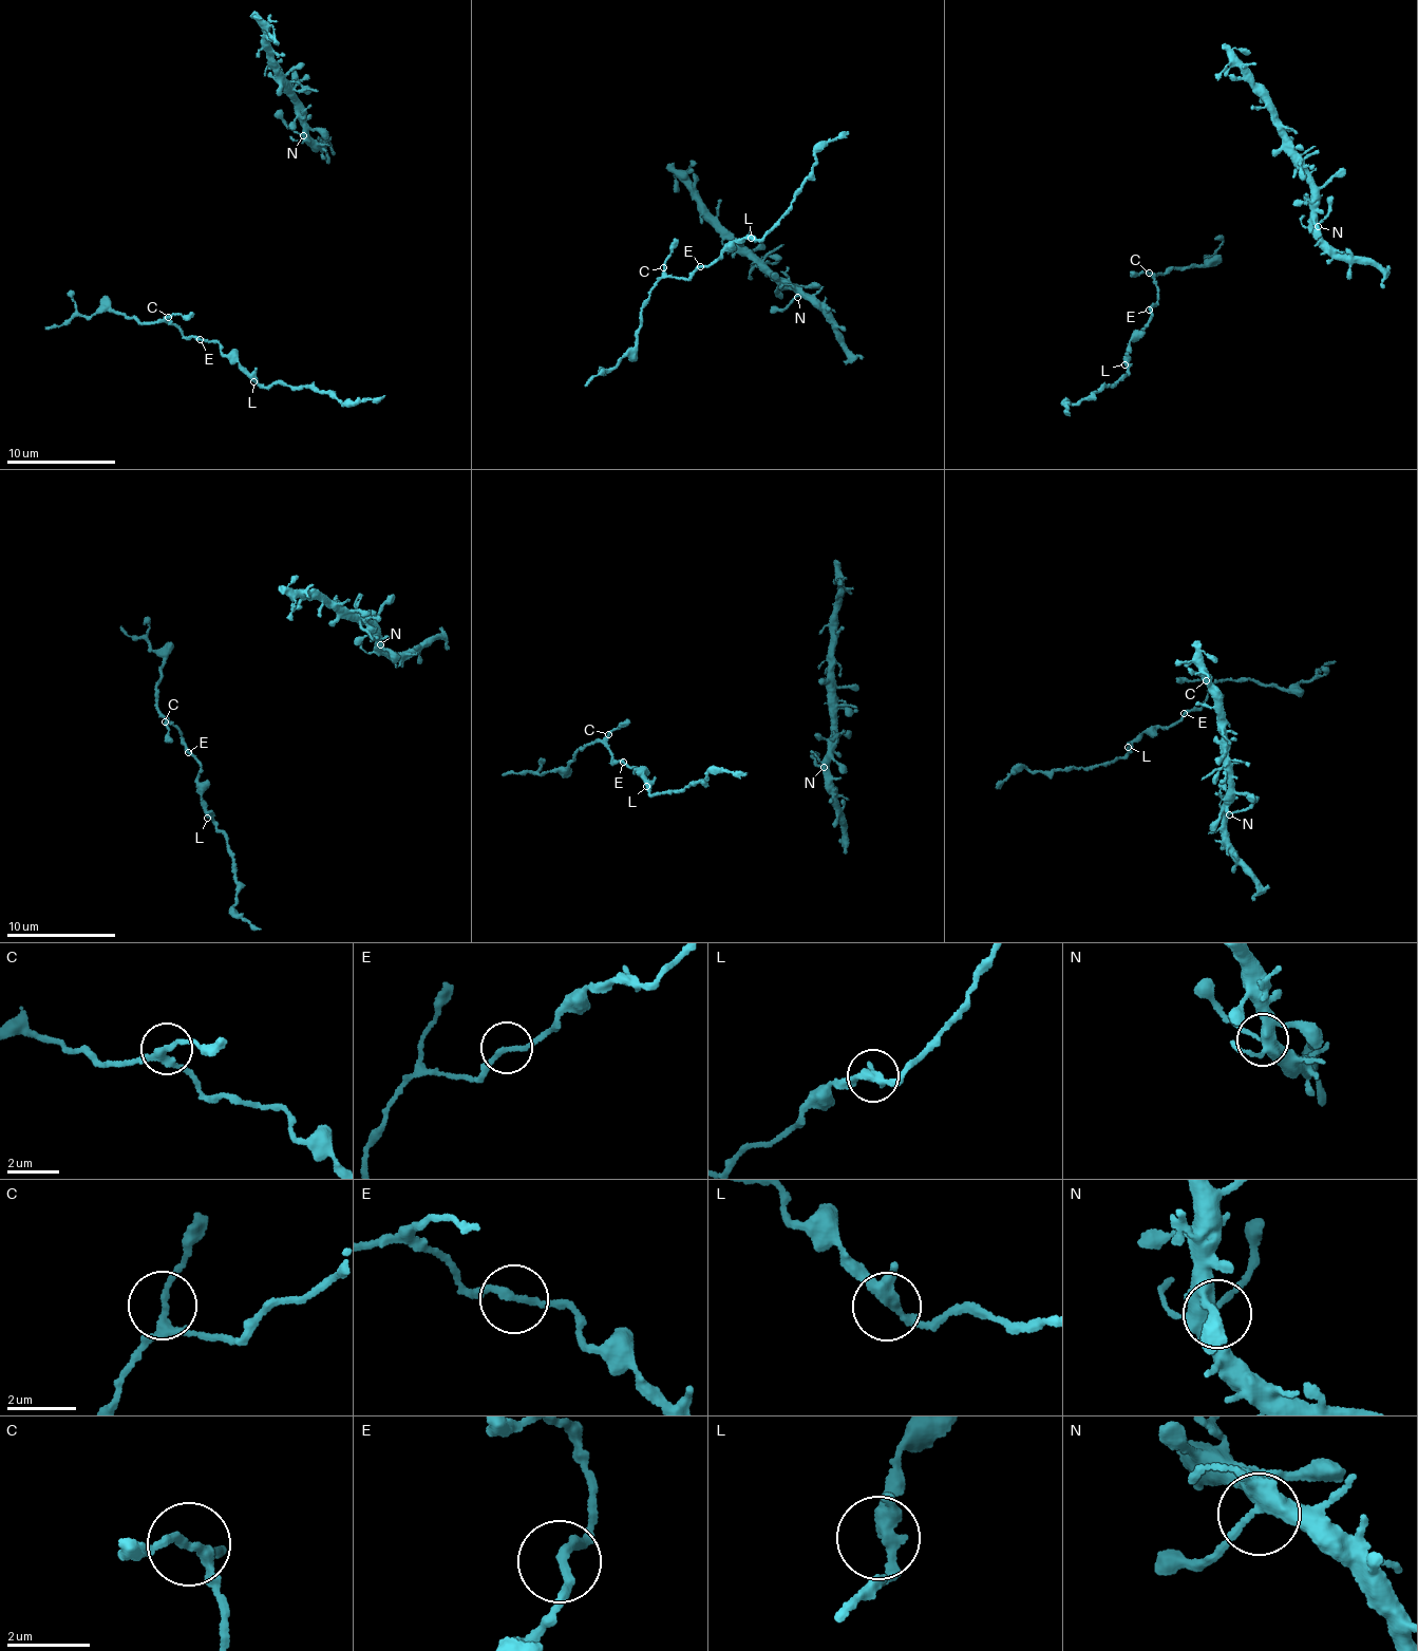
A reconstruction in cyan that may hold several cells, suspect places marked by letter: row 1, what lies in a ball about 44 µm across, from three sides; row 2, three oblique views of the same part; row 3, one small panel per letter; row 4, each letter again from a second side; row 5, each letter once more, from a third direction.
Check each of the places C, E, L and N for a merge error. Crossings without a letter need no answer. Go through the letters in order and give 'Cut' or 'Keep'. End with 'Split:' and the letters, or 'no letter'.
C: Keep
E: Keep
L: Keep
N: Keep
Split: no letter

